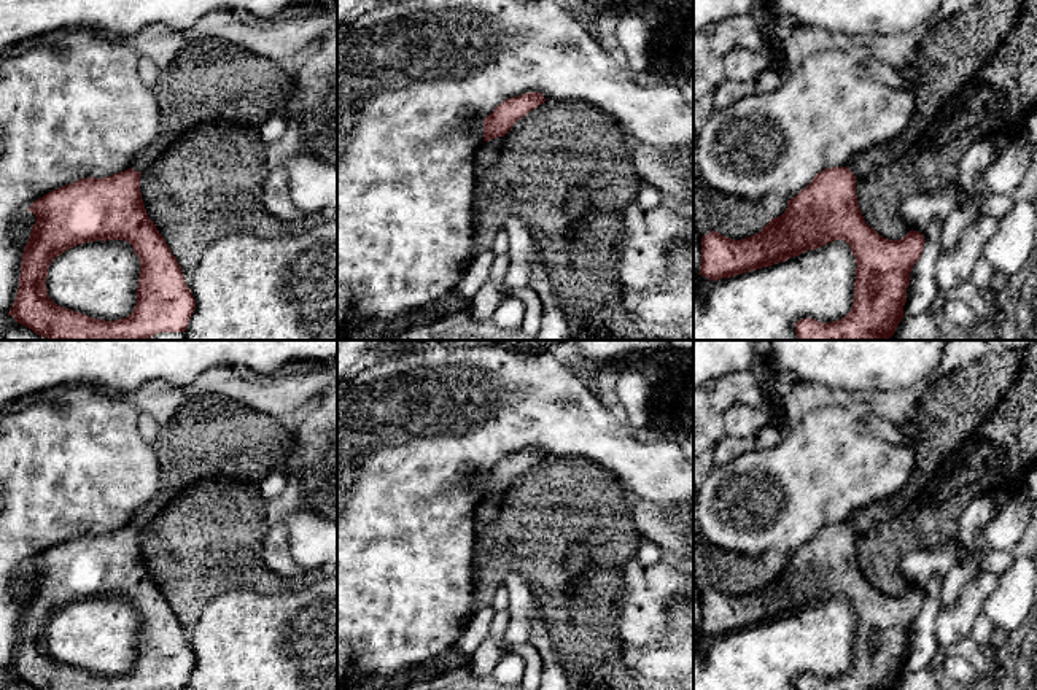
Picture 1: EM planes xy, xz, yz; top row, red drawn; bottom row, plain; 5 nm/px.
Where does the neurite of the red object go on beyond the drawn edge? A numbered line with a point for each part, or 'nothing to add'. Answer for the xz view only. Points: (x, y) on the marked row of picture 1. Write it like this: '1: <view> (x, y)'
nothing to add

